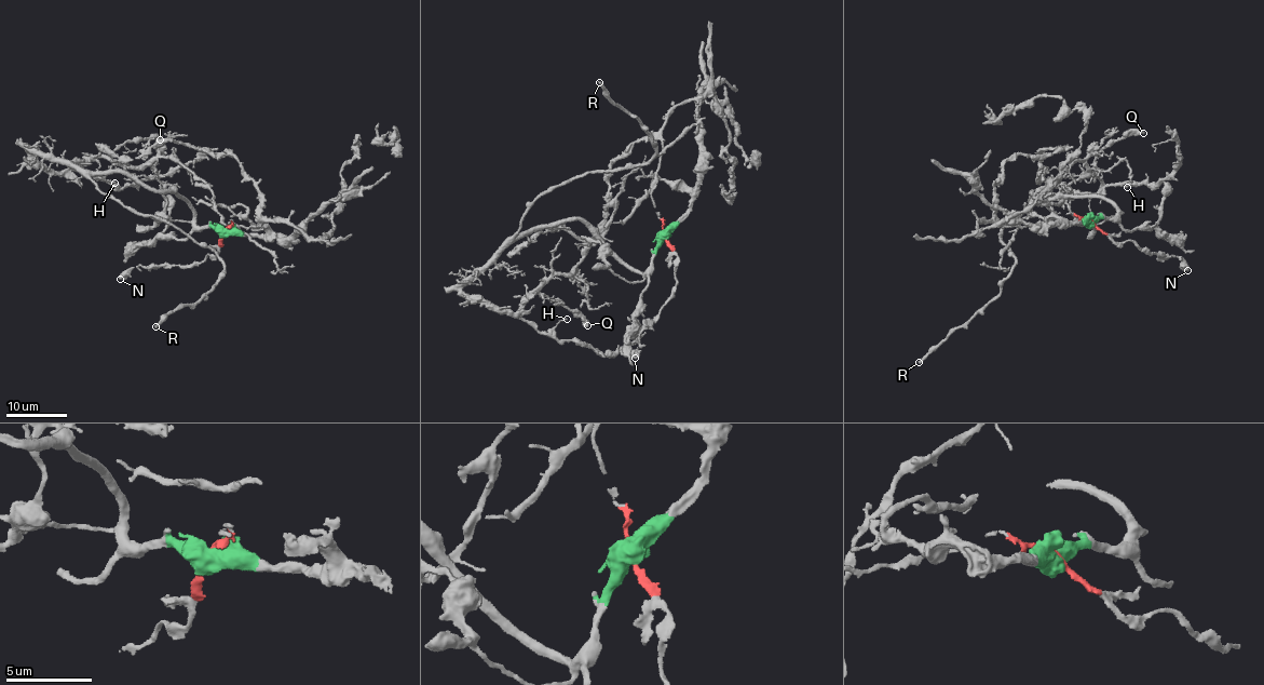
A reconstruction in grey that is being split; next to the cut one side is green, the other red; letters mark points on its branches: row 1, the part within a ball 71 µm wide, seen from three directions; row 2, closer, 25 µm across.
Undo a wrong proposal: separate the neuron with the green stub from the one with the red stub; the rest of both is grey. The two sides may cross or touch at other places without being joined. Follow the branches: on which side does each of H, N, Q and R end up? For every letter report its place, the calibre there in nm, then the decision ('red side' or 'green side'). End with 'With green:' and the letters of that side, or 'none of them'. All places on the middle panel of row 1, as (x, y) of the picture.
H: place (567, 319); calibre 180 nm; green side
N: place (635, 358); calibre 440 nm; red side
Q: place (587, 325); calibre 550 nm; green side
R: place (599, 82); calibre 300 nm; green side
With green: H, Q, R

